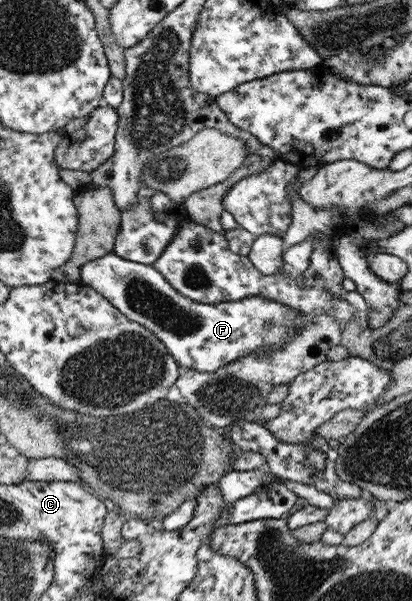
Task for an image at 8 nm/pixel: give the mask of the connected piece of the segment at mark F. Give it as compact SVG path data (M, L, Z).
M113 250L102 258L87 262L80 269L79 282L101 294L126 318L129 318L129 321L137 322L140 326L149 330L166 346L178 366L189 370L199 370L201 373L213 373L215 370L219 370L219 367L243 358L245 354L259 352L261 348L263 348L263 352L269 346L273 346L275 350L281 350L283 346L297 337L305 326L304 318L302 318L299 310L263 296L254 295L239 301L219 302L214 305L194 302L178 294L177 290L174 290L169 282L166 282L165 278L151 265L125 260L114 254Z

